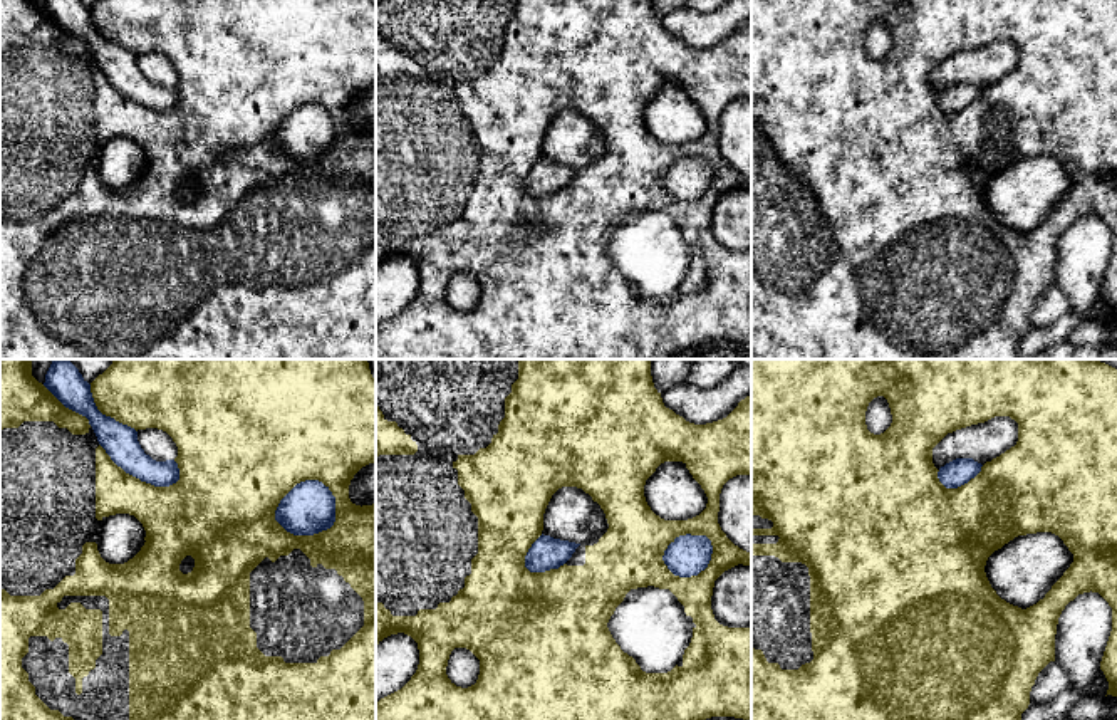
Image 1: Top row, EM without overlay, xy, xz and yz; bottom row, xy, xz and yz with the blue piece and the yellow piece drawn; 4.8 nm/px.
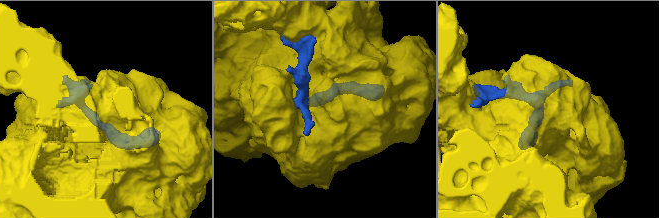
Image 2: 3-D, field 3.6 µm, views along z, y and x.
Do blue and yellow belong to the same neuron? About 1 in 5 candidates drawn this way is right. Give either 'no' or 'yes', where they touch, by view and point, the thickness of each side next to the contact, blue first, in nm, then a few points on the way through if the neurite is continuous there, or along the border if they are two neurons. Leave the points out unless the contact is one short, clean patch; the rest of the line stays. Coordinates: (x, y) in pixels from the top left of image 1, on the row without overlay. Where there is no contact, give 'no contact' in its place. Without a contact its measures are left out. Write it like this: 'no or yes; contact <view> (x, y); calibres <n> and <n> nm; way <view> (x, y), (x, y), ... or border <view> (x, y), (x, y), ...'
no; contact xy (301, 106); calibres 240 and 500 nm

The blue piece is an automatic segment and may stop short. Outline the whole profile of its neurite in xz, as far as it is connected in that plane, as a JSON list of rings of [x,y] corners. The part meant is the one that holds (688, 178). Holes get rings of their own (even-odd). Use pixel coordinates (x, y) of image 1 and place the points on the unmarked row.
[[[679,159],[664,175],[662,185],[679,201],[698,200],[711,185],[713,170],[706,159]]]

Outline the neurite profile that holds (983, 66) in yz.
[[[995,40],[948,57],[933,72],[933,87],[938,94],[956,82],[973,82],[985,89],[1015,70],[1016,65],[1018,47],[1010,40]]]

